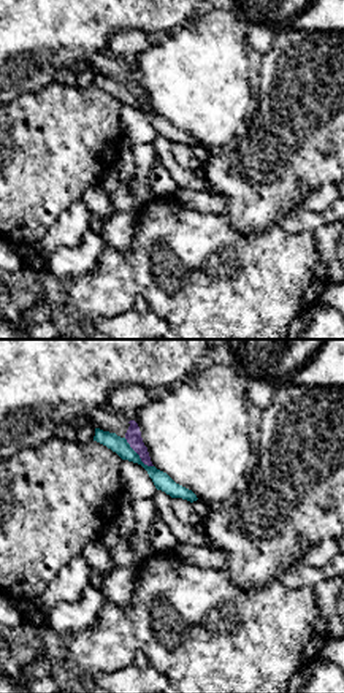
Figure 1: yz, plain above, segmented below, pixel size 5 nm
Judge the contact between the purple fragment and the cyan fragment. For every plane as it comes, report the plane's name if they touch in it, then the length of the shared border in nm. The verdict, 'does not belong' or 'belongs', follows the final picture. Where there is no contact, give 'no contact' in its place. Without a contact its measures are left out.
meets purple in yz; contact 220 nm long

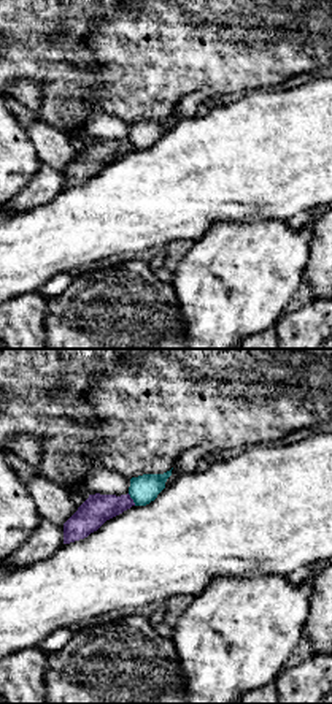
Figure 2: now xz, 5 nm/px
meets purple in xz; contact 80 nm long

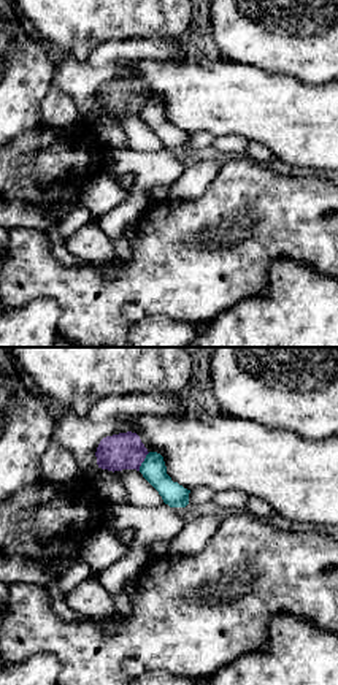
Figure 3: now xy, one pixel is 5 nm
meets purple in xy; contact 110 nm long

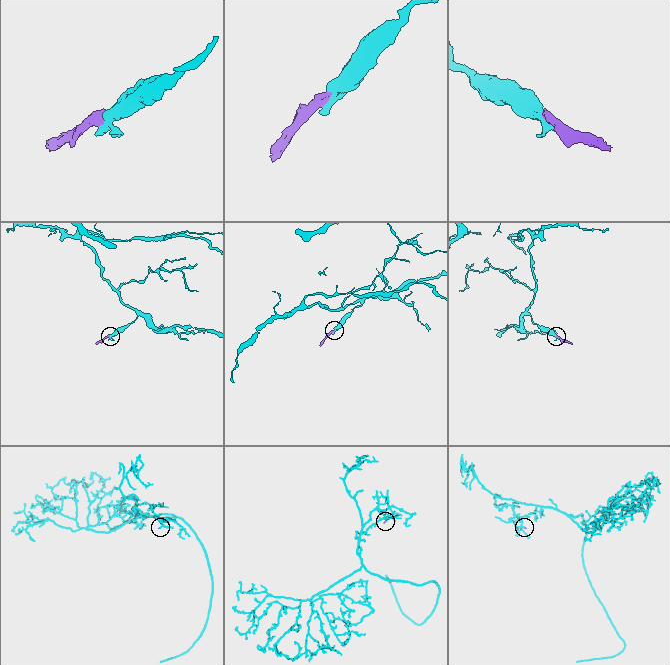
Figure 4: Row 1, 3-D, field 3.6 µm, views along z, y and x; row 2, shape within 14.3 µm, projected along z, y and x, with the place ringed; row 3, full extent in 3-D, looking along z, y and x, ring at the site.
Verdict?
does not belong

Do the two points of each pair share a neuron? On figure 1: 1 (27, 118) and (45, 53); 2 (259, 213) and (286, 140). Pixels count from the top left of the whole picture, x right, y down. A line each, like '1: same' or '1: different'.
1: different
2: same

